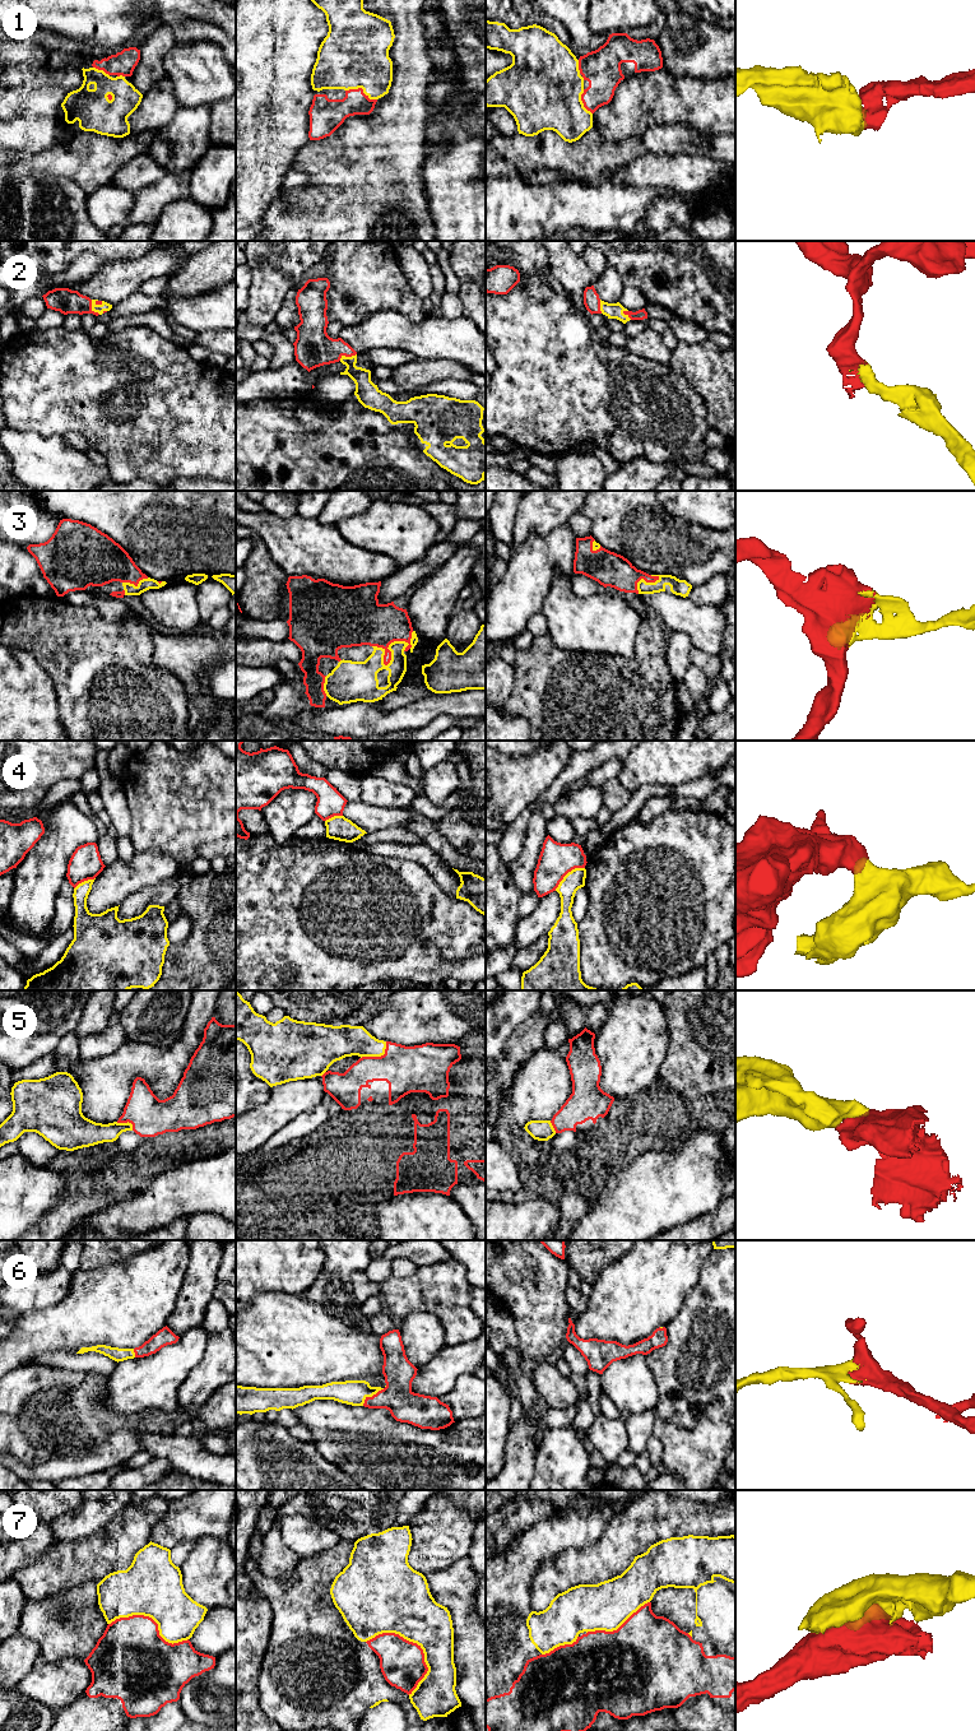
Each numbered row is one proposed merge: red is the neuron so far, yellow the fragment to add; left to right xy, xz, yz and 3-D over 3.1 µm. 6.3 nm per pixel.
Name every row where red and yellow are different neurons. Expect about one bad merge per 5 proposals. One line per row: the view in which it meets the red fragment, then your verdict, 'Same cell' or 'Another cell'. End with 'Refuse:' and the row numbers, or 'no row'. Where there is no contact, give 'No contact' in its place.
1: Touches red in xz. Same cell
2: Touches red in xz. Same cell
3: Touches red in xz. Same cell
4: Touches red in yz. Another cell
5: Touches red in xz. Same cell
6: Touches red in xz. Same cell
7: Touches red in xz. Another cell
Refuse: 4, 7

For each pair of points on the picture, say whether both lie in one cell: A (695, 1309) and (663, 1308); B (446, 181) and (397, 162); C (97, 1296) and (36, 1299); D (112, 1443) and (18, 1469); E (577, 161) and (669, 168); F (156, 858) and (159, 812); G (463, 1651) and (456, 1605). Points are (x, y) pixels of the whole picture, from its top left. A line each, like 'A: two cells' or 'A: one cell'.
A: two cells
B: two cells
C: two cells
D: one cell
E: one cell
F: two cells
G: one cell

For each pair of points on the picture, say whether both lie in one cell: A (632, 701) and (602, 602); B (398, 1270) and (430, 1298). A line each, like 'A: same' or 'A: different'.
A: different
B: different

